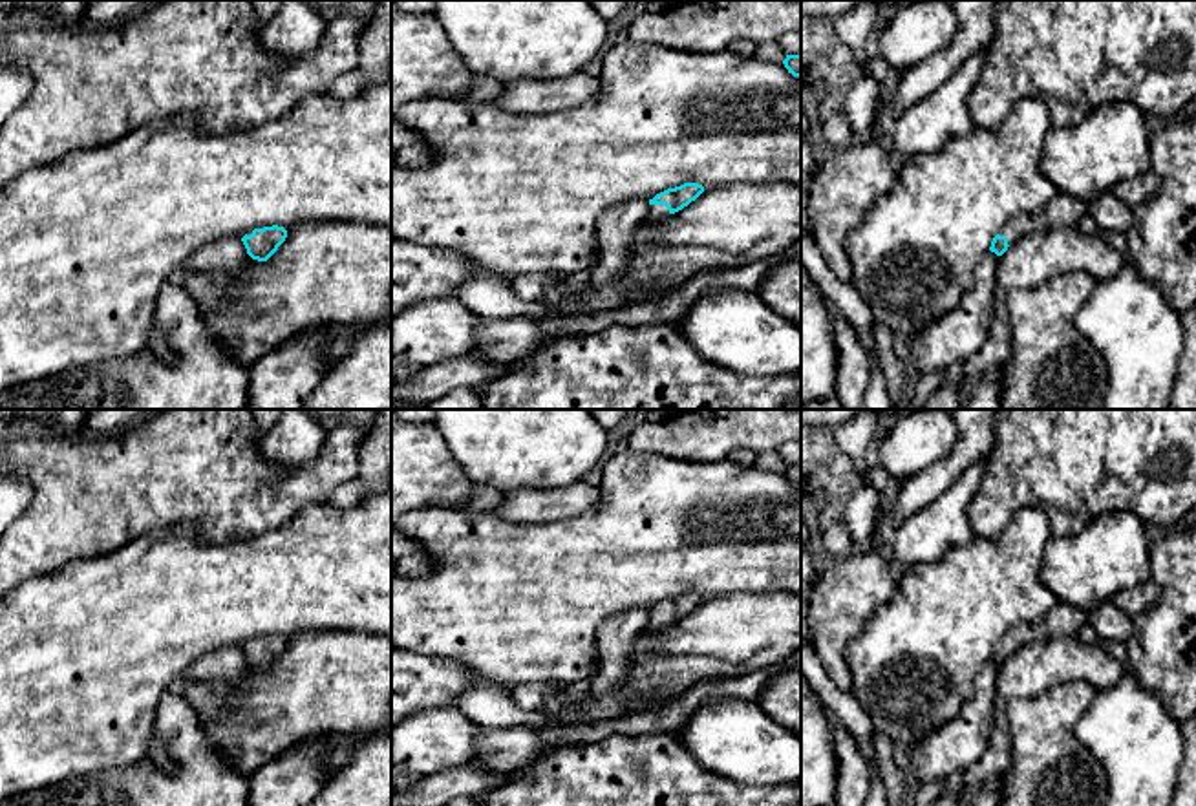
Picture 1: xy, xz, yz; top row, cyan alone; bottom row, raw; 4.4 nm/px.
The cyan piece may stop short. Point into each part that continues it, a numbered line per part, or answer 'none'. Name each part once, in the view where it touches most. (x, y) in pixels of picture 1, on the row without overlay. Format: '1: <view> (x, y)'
1: xz (655, 622)

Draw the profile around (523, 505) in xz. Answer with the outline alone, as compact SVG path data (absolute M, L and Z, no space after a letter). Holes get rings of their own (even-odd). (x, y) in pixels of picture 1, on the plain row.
M578 481L565 488L516 488L505 492L496 514L510 523L541 525L576 517L596 506L596 484Z

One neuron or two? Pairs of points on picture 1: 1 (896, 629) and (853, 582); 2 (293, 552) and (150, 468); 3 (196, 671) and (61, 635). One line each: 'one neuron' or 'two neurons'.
1: two neurons
2: two neurons
3: two neurons

